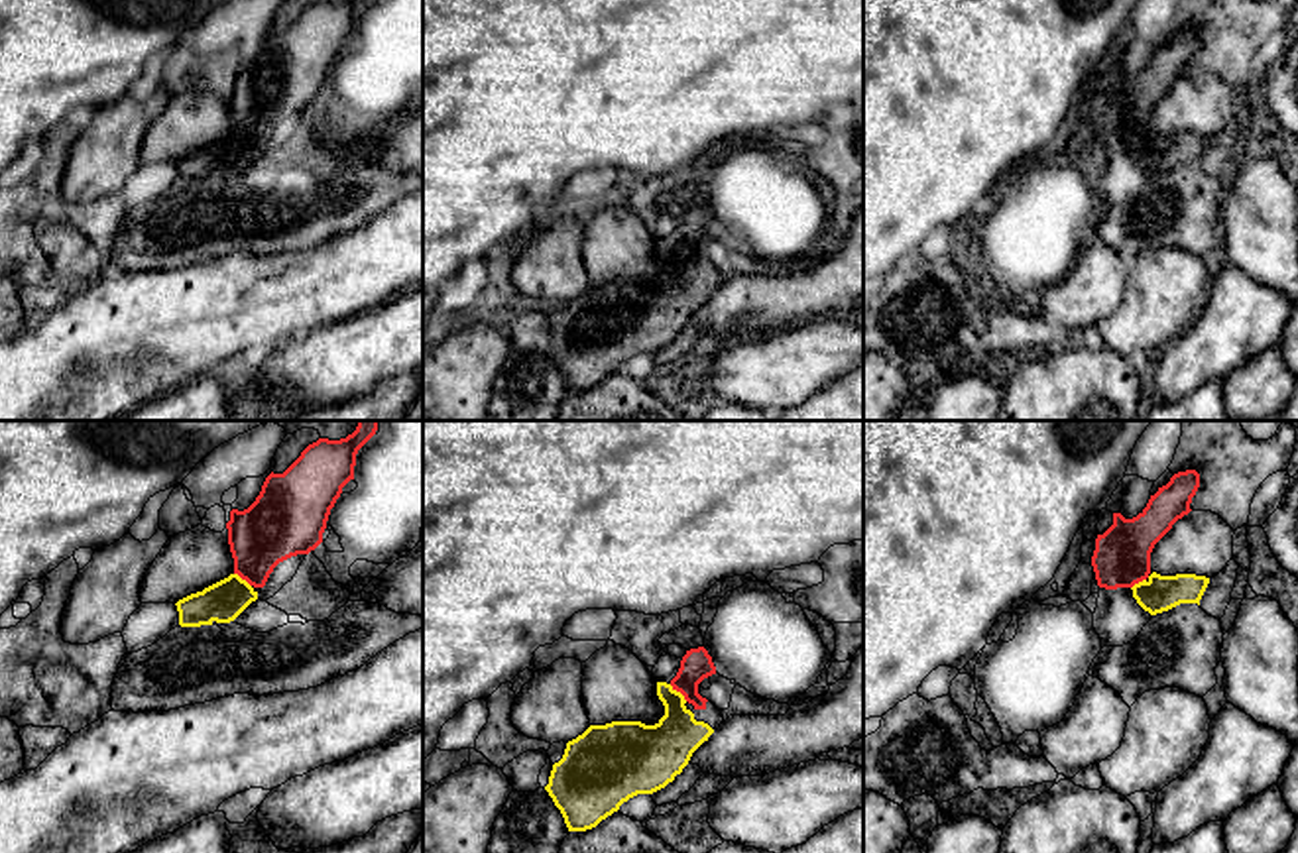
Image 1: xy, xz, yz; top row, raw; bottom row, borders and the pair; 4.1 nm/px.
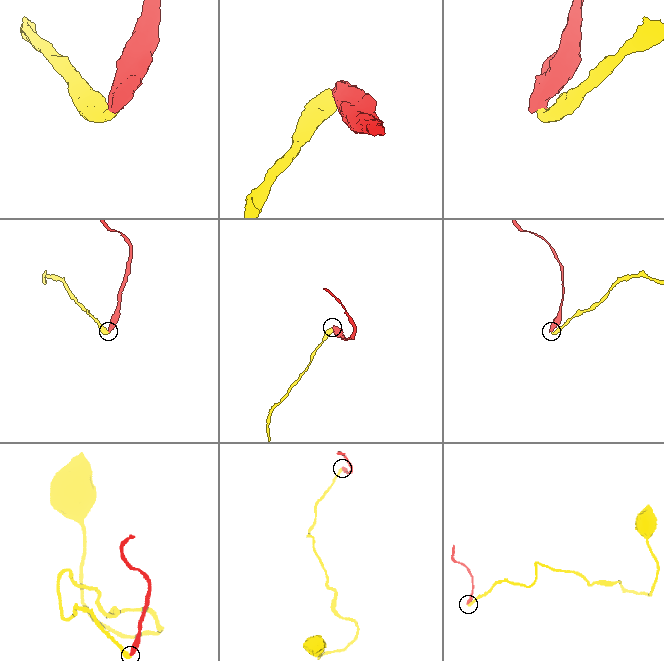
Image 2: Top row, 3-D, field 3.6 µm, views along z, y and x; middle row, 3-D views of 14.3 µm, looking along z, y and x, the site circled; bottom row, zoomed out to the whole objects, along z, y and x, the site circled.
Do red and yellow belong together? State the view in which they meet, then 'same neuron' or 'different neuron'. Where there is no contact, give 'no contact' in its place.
meets red in xz; same neuron

